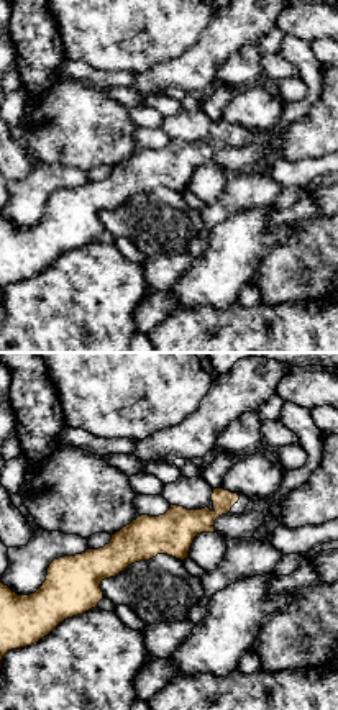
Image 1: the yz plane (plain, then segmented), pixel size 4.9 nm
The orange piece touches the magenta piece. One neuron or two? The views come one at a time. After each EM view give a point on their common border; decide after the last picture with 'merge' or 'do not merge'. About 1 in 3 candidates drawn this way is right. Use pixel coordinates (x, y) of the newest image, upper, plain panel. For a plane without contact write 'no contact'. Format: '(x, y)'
no contact

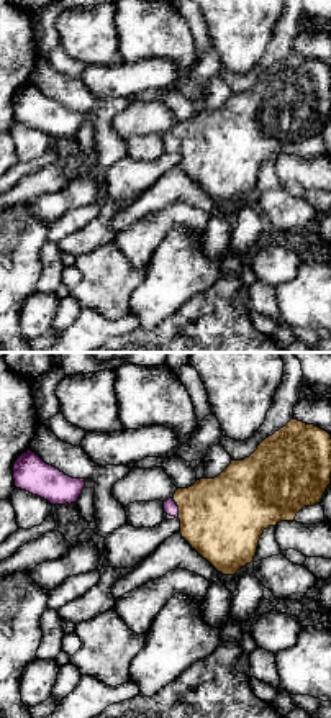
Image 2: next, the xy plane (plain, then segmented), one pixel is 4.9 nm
(179, 145)

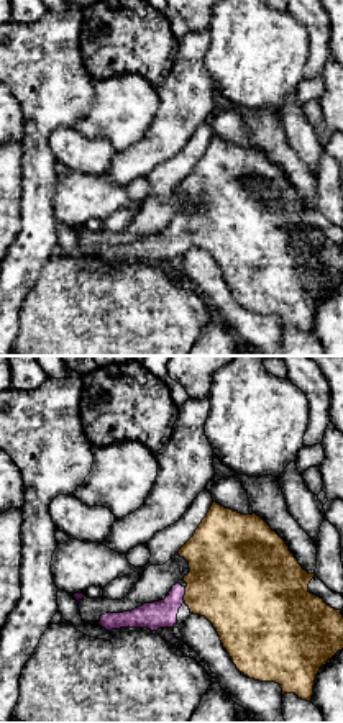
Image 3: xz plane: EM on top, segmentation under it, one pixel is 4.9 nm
(186, 227)

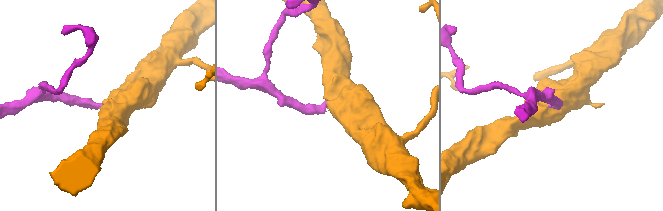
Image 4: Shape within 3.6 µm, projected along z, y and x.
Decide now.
merge

